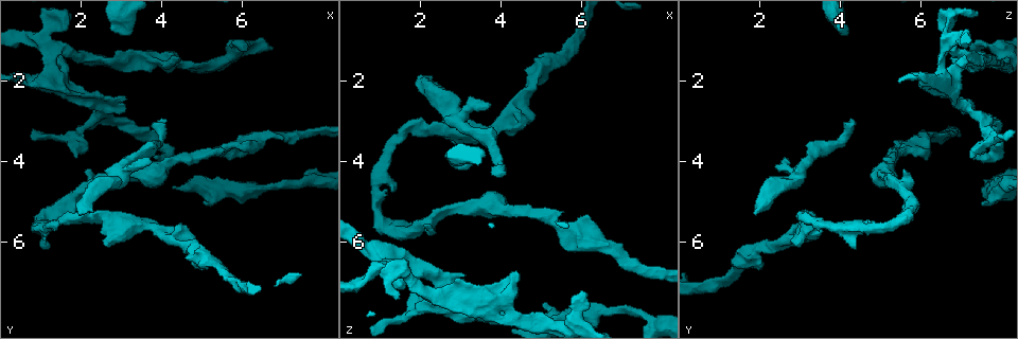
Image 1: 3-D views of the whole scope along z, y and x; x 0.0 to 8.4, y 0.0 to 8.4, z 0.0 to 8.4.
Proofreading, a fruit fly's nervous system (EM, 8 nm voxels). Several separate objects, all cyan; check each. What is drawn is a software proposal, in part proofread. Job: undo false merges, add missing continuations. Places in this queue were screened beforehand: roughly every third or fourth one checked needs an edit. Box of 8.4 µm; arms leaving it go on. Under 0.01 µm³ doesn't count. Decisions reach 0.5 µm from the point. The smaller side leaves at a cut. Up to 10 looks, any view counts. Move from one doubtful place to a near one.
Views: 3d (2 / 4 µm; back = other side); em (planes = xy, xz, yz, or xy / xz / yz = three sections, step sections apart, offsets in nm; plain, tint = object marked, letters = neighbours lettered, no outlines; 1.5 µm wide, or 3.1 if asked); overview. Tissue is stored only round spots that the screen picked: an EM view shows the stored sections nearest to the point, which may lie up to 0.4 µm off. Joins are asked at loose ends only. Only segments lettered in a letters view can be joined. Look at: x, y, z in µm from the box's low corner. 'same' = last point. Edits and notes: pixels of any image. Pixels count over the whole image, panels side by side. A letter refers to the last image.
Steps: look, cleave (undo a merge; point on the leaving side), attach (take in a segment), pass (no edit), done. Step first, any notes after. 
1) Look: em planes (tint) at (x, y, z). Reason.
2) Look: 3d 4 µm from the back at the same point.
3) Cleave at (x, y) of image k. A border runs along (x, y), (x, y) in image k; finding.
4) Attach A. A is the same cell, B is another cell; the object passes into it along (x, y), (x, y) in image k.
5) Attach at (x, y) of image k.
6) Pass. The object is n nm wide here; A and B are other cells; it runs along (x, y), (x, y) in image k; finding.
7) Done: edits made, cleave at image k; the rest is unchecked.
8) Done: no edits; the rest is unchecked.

Look: em xy step 4 (letters) at (2.10, 2.40, 6.80). Arms part here.

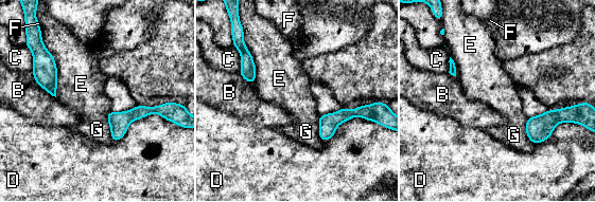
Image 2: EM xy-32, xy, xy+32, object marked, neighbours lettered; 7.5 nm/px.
Pass. B, C, D, E, F and G are other cells; a border runs along (46, 48), (56, 67), (56, 96) in image 2; continuous, no second neuron.

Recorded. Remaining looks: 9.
Look: 3d 2 µm at (4.05, 3.00, 4.30). An open end.

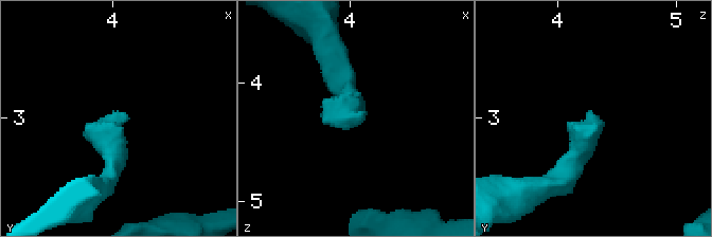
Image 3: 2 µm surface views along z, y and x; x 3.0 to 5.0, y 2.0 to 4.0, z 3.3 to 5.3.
Look: em planes (letters) at (4.12, 2.96, 4.24). Shape alone is not enough.

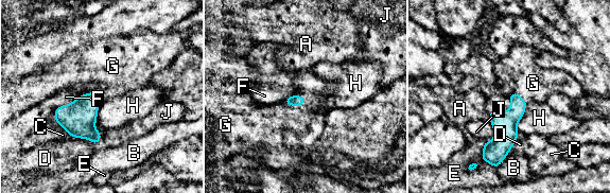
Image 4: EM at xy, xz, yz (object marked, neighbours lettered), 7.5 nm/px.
Attach G. G is the same cell, A, B, C, D, E, F, H and J are other cells; the object passes into it along (294, 101), (294, 105), (267, 124) in image 4; it goes on there.

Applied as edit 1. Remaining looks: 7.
Look: em planes (letters) at (3.65, 3.90, 2.65). Free end.

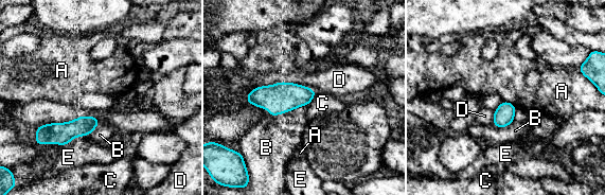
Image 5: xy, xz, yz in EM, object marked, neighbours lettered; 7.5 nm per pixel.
Pass. A, B, C, D and E are other cells; a border runs along (503, 100), (515, 107) in image 5; none of them fits.

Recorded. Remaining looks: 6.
Look: em xz step 4 (letters) at (2.00, 5.25, 1.90). Stops while still wide.

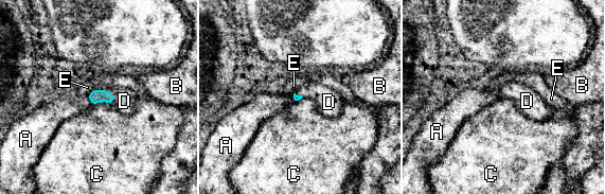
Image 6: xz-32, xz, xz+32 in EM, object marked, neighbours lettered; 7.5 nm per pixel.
Attach D. D is the same cell, A, B, C and E are other cells; the object passes into it along (96, 95), (113, 94), (124, 101) in image 6; the neuron continues.

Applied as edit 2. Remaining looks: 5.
Done: edits made, attach at image 4, attach at image 6; the rest is unchecked.

